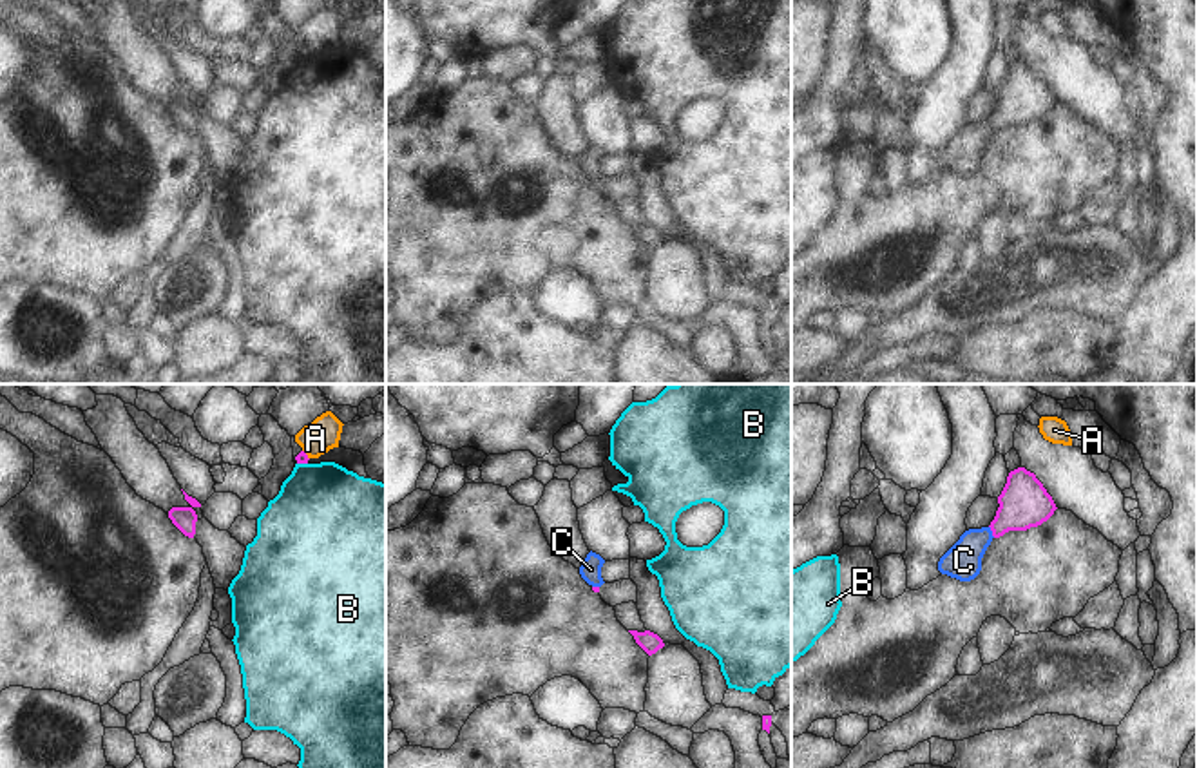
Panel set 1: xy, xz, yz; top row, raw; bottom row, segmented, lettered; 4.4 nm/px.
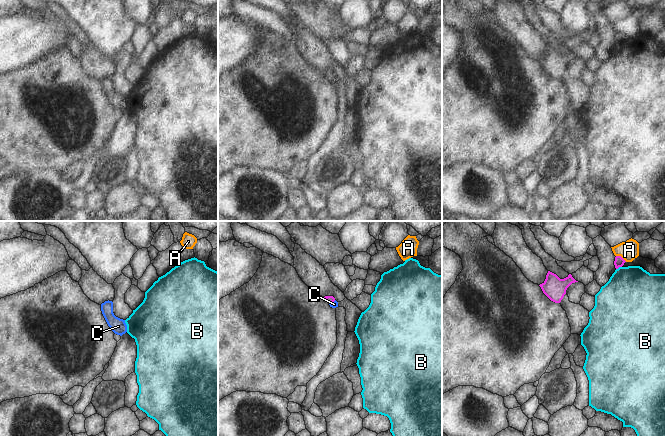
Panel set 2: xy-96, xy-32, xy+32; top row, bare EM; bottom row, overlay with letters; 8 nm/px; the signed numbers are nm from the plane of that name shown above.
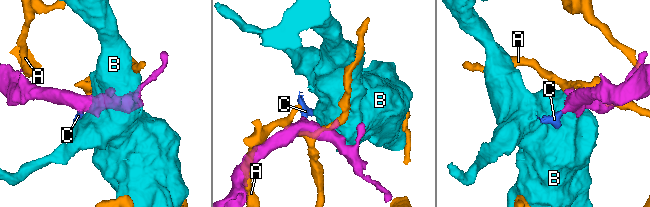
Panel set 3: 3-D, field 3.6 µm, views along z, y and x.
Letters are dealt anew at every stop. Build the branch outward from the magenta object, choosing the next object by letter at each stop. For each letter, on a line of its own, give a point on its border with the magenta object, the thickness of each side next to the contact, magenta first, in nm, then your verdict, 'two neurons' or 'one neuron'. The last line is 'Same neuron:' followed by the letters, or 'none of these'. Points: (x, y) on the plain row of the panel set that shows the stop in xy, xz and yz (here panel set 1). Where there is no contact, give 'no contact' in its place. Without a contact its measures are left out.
A: xy (306, 49) | 50/150 nm | two neurons
B: xy (303, 57) | 50/440 nm | two neurons
C: yz (991, 124) | 220/160 nm | one neuron
Same neuron: C

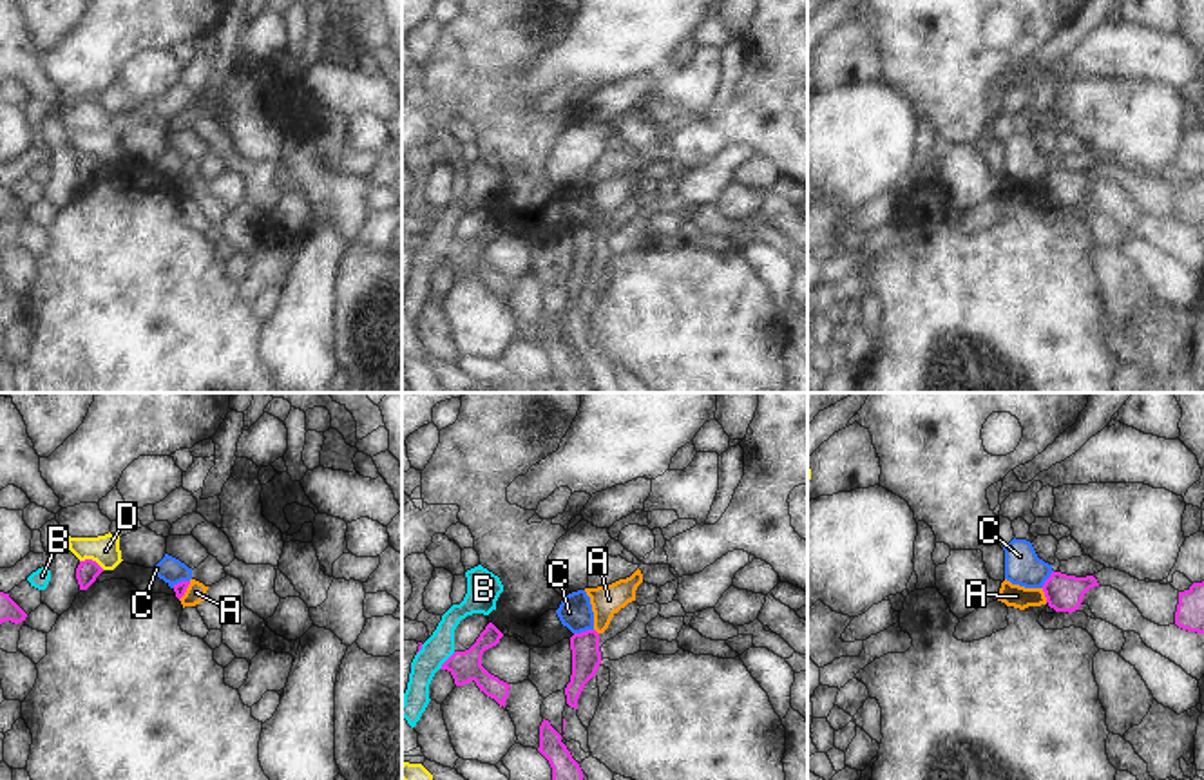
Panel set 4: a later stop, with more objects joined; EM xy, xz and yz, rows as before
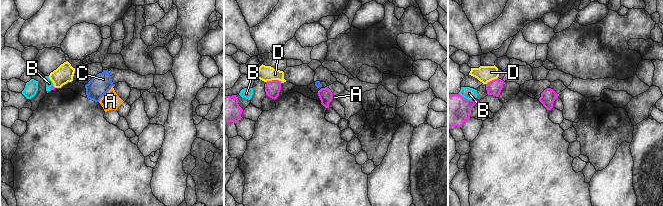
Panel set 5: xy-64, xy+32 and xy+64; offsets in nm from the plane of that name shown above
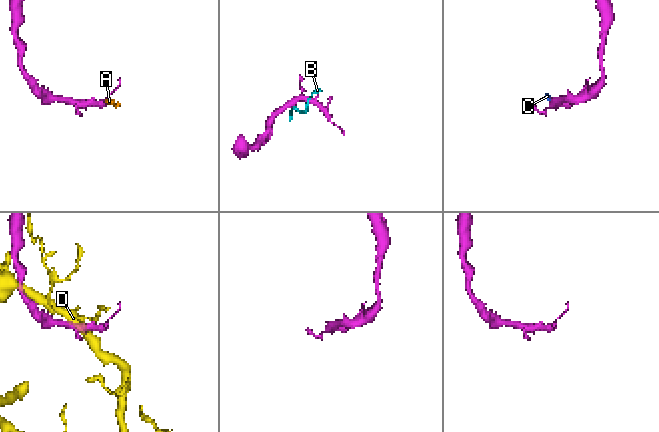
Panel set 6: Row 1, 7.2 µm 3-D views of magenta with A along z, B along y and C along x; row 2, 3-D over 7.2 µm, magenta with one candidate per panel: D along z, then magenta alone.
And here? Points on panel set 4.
A: yz (1045, 190) | 160/100 nm | two neurons
B: xz (446, 256) | 140/120 nm | two neurons
C: xz (583, 227) | 130/150 nm | two neurons
D: xy (91, 154) | 100/130 nm | two neurons
Same neuron: none of these

